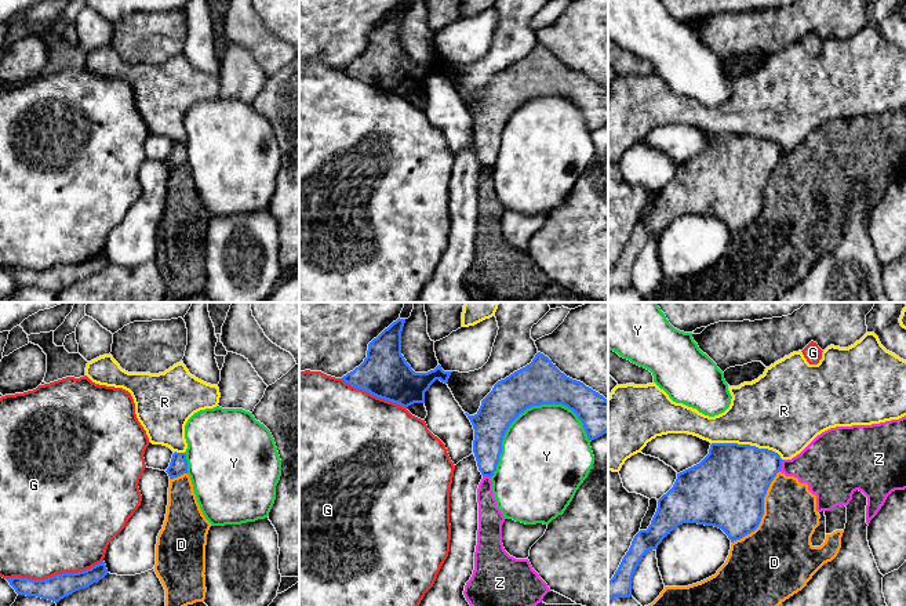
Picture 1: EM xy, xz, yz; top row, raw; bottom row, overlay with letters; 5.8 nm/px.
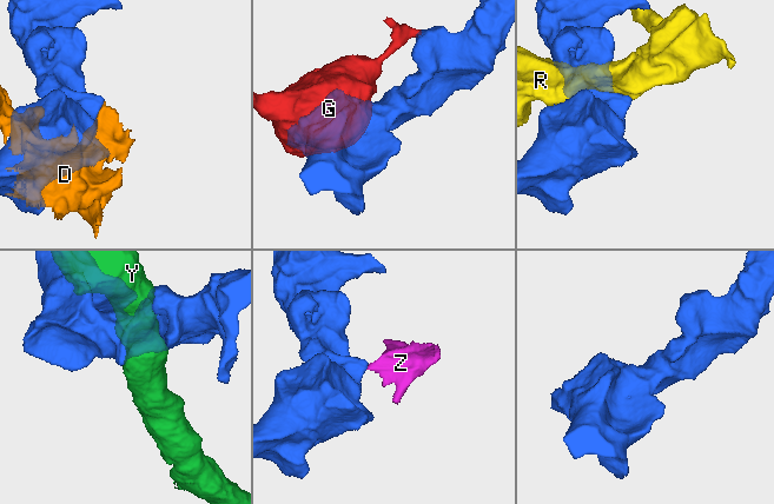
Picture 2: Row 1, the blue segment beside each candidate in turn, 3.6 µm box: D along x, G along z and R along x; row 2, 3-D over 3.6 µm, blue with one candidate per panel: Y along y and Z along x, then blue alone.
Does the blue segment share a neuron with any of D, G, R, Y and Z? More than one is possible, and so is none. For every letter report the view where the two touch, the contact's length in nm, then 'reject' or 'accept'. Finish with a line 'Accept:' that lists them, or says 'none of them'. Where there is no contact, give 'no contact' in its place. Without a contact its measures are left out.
D: yz | 500 nm | reject
G: xy | 600 nm | reject
R: yz | 420 nm | reject
Y: xz | 650 nm | reject
Z: yz | 80 nm | reject
Accept: none of them

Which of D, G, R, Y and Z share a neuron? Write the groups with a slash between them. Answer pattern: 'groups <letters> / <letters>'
groups D Z / G / R / Y

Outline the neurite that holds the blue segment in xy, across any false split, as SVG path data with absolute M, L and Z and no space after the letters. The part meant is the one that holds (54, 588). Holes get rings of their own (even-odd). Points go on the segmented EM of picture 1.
M105 562L79 573L62 573L46 580L6 578L18 595L37 596L58 603L65 596L87 588L108 574Z

